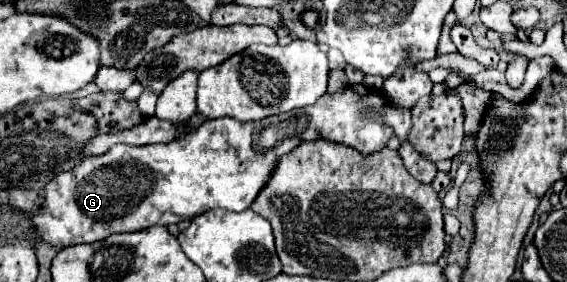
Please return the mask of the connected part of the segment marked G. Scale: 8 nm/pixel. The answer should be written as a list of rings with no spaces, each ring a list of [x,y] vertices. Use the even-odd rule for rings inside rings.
[[[349,84],[349,86],[345,86],[345,88],[341,88],[341,90],[333,92],[333,94],[331,94],[331,92],[325,92],[325,94],[317,100],[317,104],[305,106],[305,110],[303,110],[303,108],[301,108],[301,110],[293,110],[293,112],[285,114],[283,118],[279,116],[277,120],[265,118],[265,120],[259,120],[259,122],[247,122],[247,124],[243,124],[243,122],[229,120],[229,118],[217,118],[217,120],[205,120],[197,130],[189,132],[187,136],[175,138],[175,140],[169,142],[169,144],[151,144],[151,146],[125,146],[125,144],[117,144],[117,146],[109,148],[103,156],[89,156],[89,158],[85,158],[79,166],[75,166],[73,170],[61,172],[59,176],[55,176],[55,178],[45,186],[43,212],[37,214],[37,216],[33,216],[33,220],[35,220],[35,224],[37,224],[39,234],[41,234],[47,242],[51,242],[51,244],[55,244],[55,246],[73,246],[73,244],[103,240],[103,238],[107,238],[107,236],[111,236],[111,234],[117,234],[117,232],[135,232],[135,230],[143,230],[143,228],[149,228],[149,226],[155,226],[155,224],[159,224],[159,226],[179,224],[179,222],[185,220],[185,218],[195,218],[195,216],[199,216],[199,214],[203,214],[203,212],[207,212],[207,210],[213,210],[213,208],[225,208],[225,210],[233,210],[233,212],[243,212],[243,210],[247,210],[247,208],[255,202],[255,198],[259,196],[259,192],[267,186],[269,178],[273,176],[273,172],[275,172],[275,168],[277,168],[277,160],[279,160],[283,154],[289,154],[293,148],[297,148],[297,146],[303,144],[303,142],[313,142],[313,140],[319,140],[319,136],[321,136],[321,138],[327,140],[327,142],[351,146],[351,148],[355,148],[361,156],[369,156],[369,154],[373,154],[373,152],[383,150],[383,148],[387,146],[387,142],[395,136],[395,132],[393,132],[393,128],[387,126],[385,122],[373,120],[369,112],[381,112],[381,110],[385,110],[387,106],[389,106],[389,102],[385,100],[385,96],[383,96],[379,90],[369,90],[369,88],[363,86],[363,84]],[[273,122],[275,122],[275,126],[277,126],[277,122],[279,122],[279,124],[283,122],[283,128],[279,128],[279,132],[277,132],[277,130],[273,128]]]

